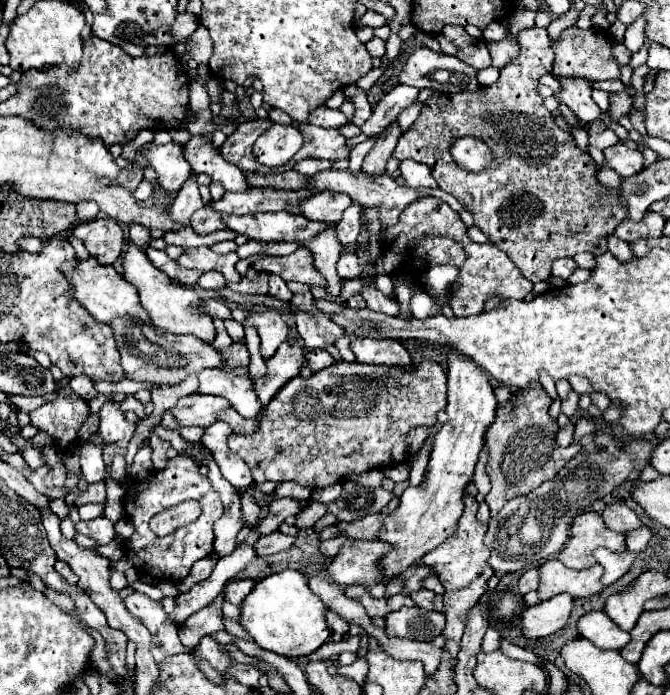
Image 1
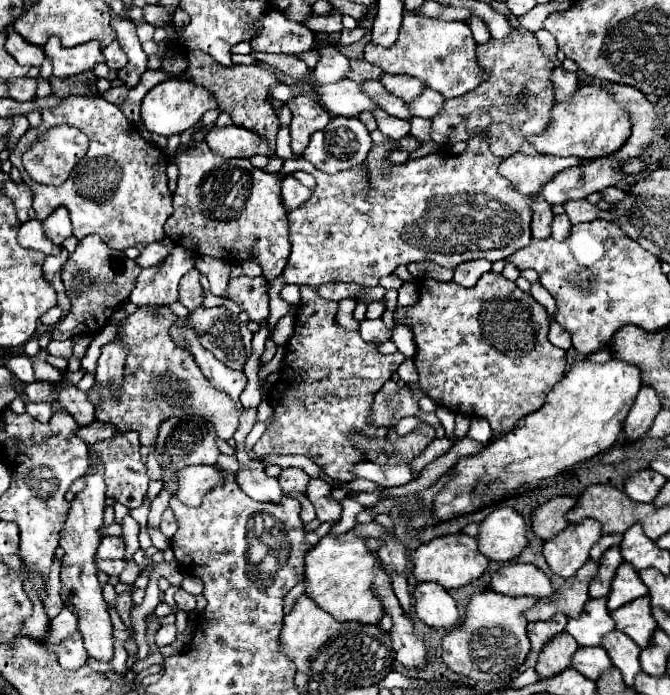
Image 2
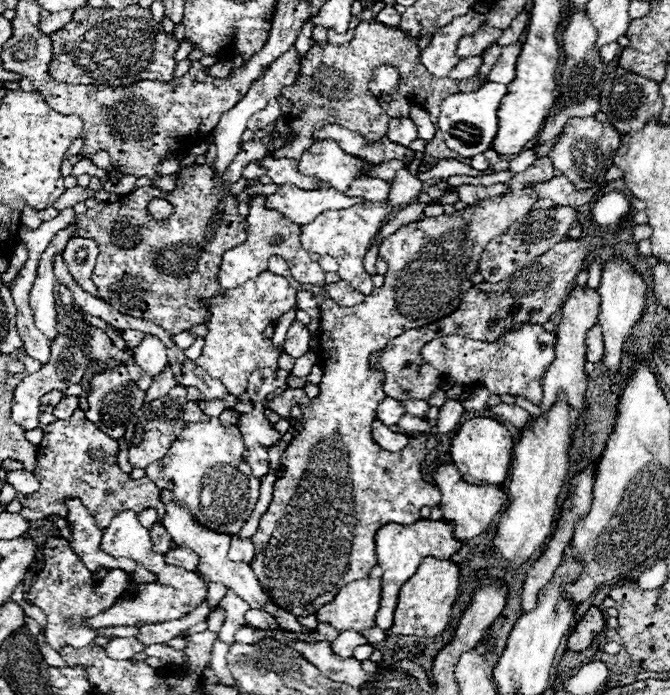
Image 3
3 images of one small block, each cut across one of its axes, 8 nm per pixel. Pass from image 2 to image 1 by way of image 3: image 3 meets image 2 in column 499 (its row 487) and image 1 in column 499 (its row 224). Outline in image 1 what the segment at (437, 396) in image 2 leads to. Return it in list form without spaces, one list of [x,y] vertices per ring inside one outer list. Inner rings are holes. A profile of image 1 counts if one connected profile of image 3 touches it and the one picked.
[[[532,384],[528,392],[514,392],[510,400],[496,410],[496,420],[488,428],[484,446],[488,448],[488,466],[486,472],[492,482],[492,490],[484,496],[490,506],[490,514],[496,516],[498,510],[518,494],[528,494],[538,488],[542,482],[554,478],[558,470],[580,452],[580,444],[572,442],[570,446],[558,446],[556,434],[560,430],[558,422],[548,414],[552,398],[544,392],[540,384]]]

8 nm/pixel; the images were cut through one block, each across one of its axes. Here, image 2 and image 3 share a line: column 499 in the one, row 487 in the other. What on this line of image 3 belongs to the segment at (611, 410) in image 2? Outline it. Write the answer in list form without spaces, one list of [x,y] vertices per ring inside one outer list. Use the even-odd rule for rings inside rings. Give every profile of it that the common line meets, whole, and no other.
[[[454,464],[436,466],[432,472],[432,478],[434,478],[434,484],[442,492],[440,508],[442,508],[444,520],[454,522],[454,536],[458,540],[470,540],[470,538],[482,534],[492,524],[492,520],[500,512],[500,508],[508,502],[508,494],[500,486],[492,486],[492,484],[476,486],[476,484],[464,482]]]

